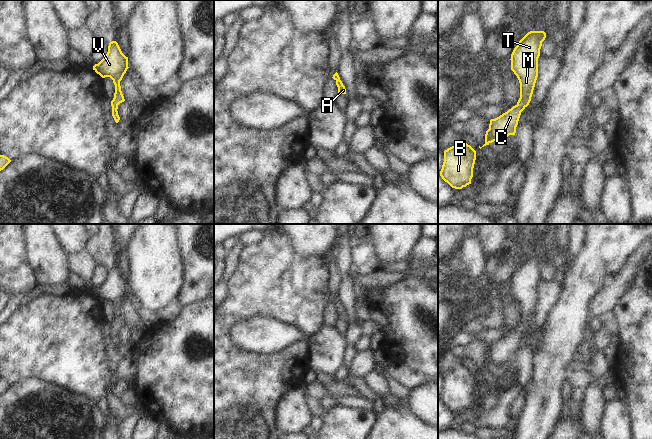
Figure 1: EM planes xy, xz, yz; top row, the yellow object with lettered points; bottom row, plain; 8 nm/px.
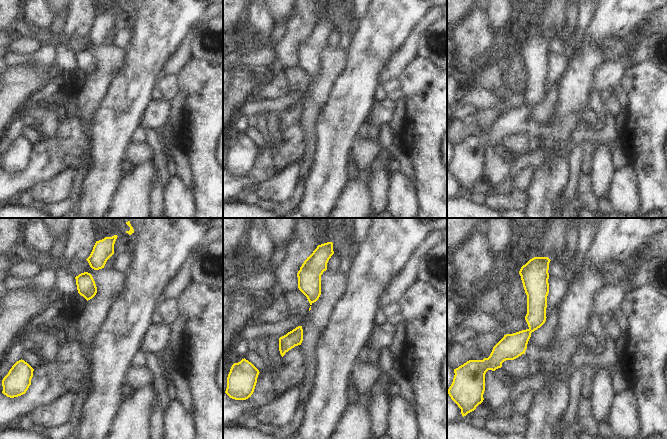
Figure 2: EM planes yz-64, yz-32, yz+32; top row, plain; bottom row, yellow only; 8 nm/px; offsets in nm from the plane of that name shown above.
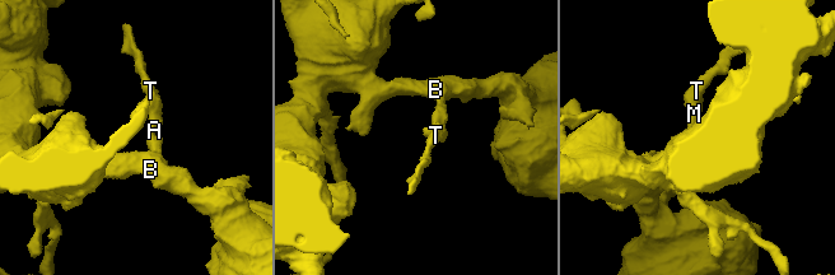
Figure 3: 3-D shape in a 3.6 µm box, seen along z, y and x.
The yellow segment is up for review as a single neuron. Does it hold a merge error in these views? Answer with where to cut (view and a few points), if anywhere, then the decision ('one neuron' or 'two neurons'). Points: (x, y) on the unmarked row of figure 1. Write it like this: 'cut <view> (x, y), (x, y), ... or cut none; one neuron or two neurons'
cut none; one neuron

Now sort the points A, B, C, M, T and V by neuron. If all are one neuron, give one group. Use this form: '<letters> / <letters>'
A B C M T V

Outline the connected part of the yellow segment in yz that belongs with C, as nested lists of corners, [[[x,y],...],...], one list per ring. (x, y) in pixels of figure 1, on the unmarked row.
[[[530,255],[517,268],[511,278],[511,294],[520,307],[520,322],[515,330],[499,341],[490,344],[485,358],[485,368],[501,366],[509,359],[515,359],[521,336],[529,329],[538,301],[538,282],[544,255]]]

